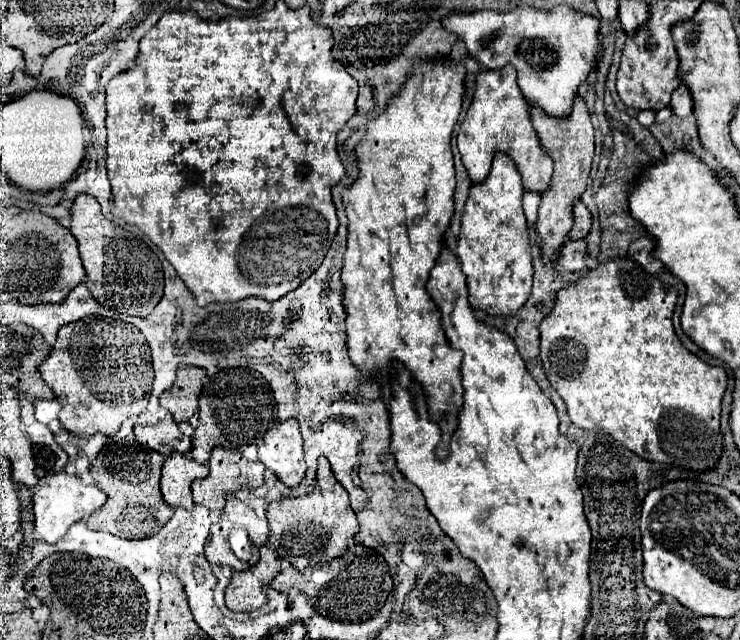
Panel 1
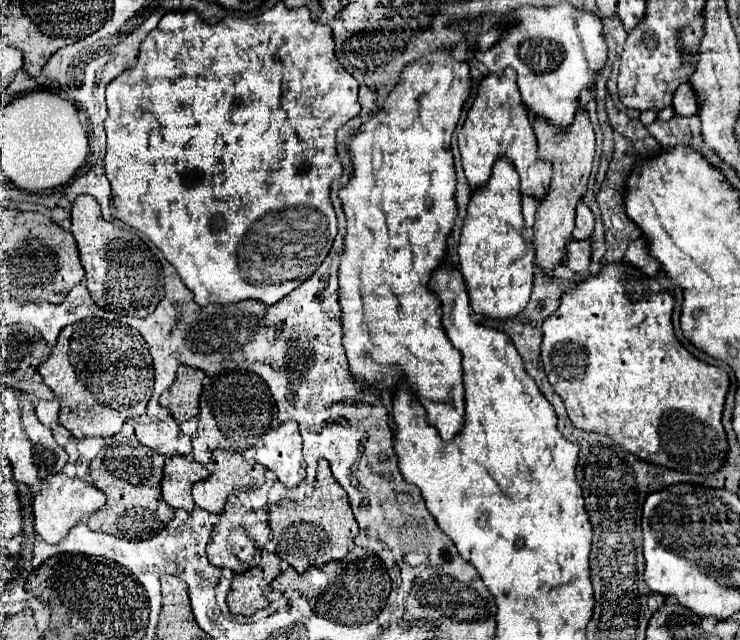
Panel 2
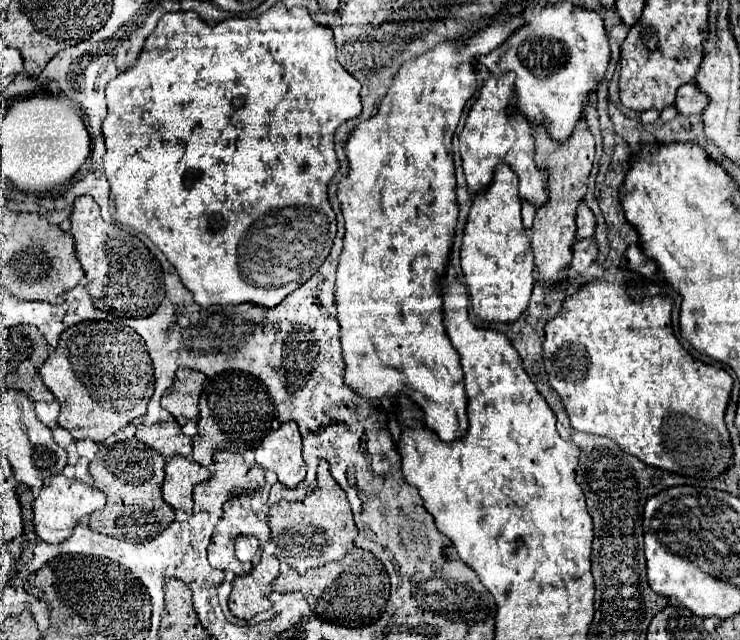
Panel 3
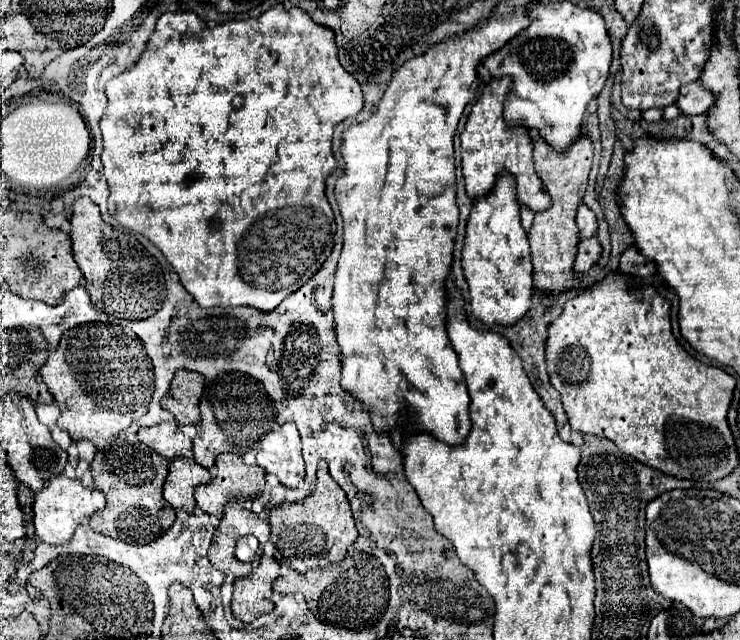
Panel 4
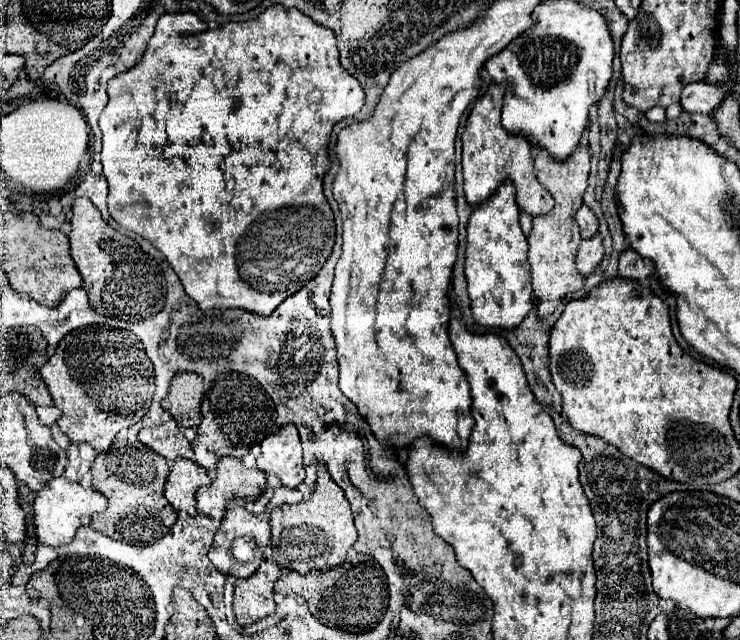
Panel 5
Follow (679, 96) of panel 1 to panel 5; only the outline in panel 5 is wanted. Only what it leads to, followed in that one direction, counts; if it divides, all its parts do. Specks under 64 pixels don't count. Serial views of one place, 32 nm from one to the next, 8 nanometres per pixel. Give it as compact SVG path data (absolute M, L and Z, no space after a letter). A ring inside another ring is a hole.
M700 80L684 86L684 92L680 96L680 106L688 114L694 114L694 112L710 114L718 108L722 96L724 96L724 88L712 88L704 84L704 80Z

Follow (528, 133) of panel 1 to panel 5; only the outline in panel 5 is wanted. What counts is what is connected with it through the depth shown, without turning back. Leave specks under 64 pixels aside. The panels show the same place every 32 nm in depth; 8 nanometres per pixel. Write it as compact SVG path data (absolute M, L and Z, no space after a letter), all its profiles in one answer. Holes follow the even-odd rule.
M494 82L484 92L484 96L476 100L466 122L466 132L462 132L462 172L464 172L466 200L468 204L476 206L482 200L486 200L490 194L494 194L496 188L502 184L502 180L510 178L514 180L516 186L518 206L532 216L546 214L554 208L554 198L536 180L534 162L532 162L532 144L528 144L528 140L520 140L520 136L508 136L508 132L504 132L504 126L500 124L506 86L508 84L504 82L500 84Z

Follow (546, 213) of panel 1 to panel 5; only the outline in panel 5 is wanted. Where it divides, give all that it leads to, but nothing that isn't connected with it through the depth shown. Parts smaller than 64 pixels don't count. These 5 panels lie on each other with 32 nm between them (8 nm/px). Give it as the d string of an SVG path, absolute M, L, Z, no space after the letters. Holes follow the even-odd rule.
M578 144L576 152L572 152L572 156L564 160L564 164L556 164L556 160L552 160L552 156L544 152L544 148L534 150L536 178L552 194L556 202L552 212L534 218L532 232L528 234L528 244L530 244L528 262L532 266L532 288L534 288L534 298L538 302L540 316L552 314L558 302L566 294L578 292L584 284L584 278L578 274L574 266L574 258L582 240L578 232L578 224L576 224L576 210L582 206L582 196L586 192L590 160L592 160L592 150L588 144Z

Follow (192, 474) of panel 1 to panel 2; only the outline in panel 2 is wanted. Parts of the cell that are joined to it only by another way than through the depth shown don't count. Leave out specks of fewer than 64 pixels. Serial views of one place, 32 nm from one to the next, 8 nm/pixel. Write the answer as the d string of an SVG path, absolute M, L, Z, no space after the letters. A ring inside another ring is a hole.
M170 456L164 464L162 478L162 496L172 508L184 508L192 512L192 484L206 480L210 476L208 468L198 464L188 456Z

